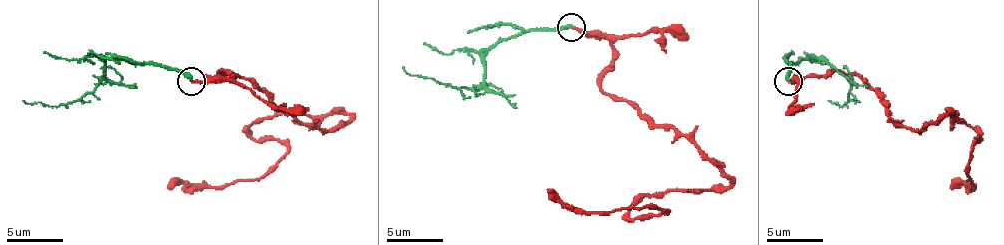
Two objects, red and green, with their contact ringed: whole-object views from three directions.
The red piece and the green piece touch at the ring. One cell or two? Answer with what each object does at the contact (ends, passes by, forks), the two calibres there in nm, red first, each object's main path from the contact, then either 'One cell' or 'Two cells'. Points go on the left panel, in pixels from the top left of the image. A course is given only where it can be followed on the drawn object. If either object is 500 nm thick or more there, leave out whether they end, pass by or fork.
At the ring red ends. At the ring green ends. Thickness 220 nm (red) against 280 nm. Course of red: (192, 80), (248, 77), (307, 125), (350, 117), (265, 117), (251, 136), (288, 148), (262, 176), (167, 187). Course of green: (192, 80), (175, 69), (110, 57), (105, 60), (105, 74), (96, 86), (57, 105), (23, 100). Two cells

